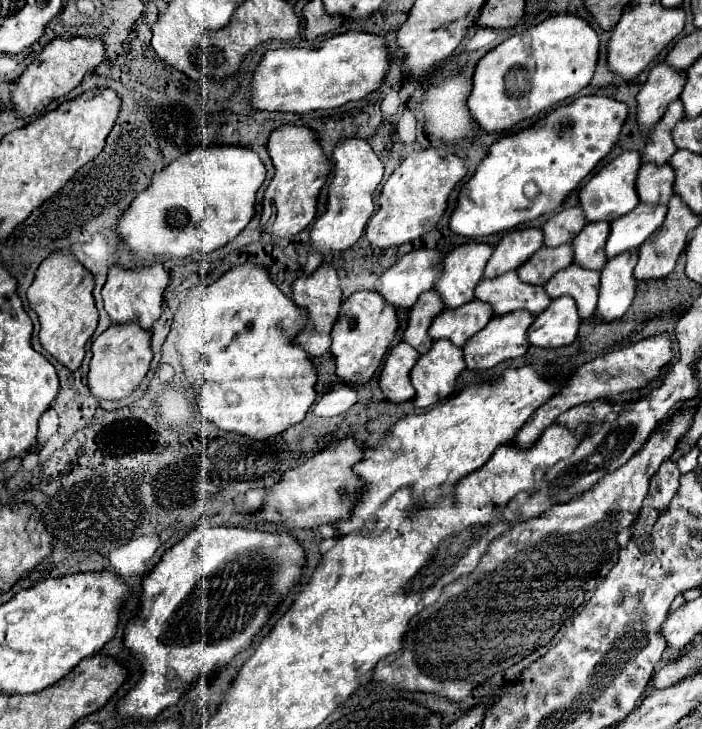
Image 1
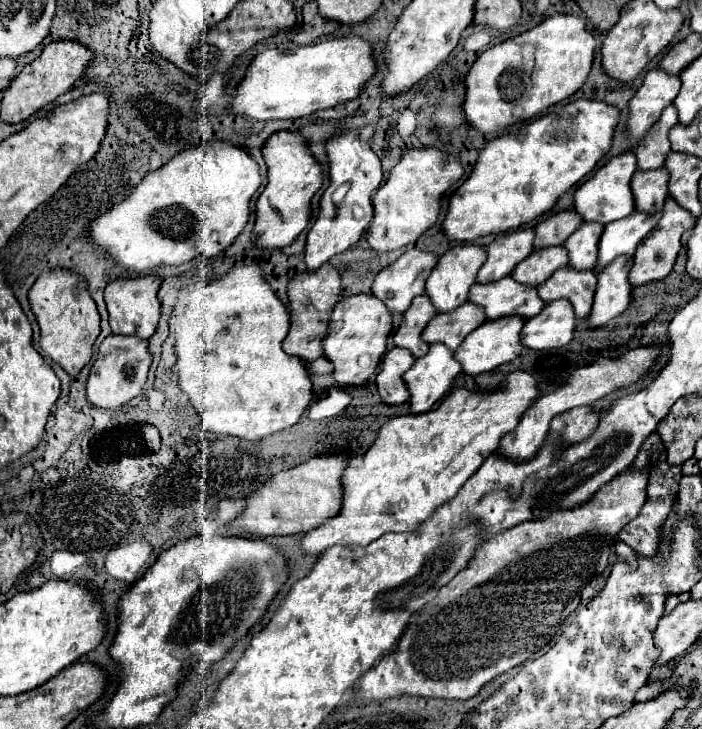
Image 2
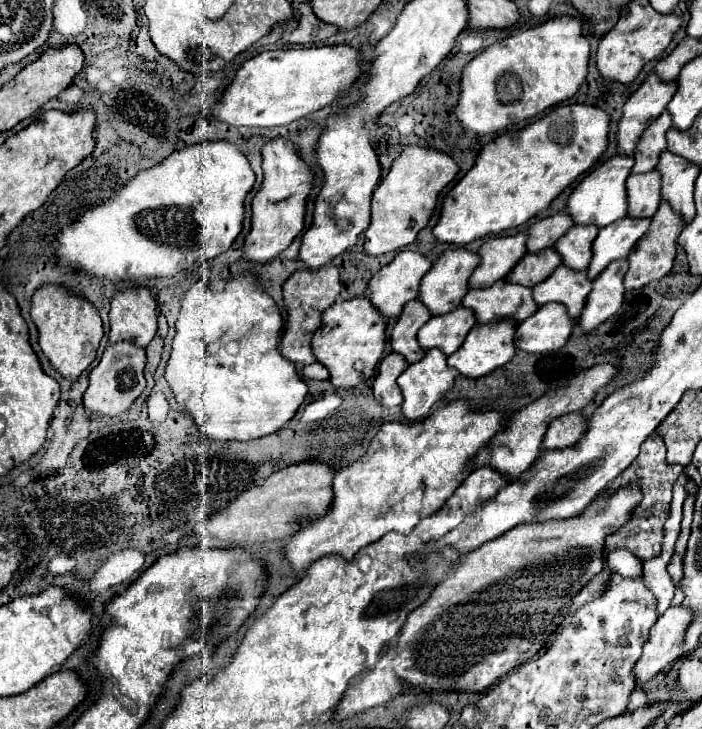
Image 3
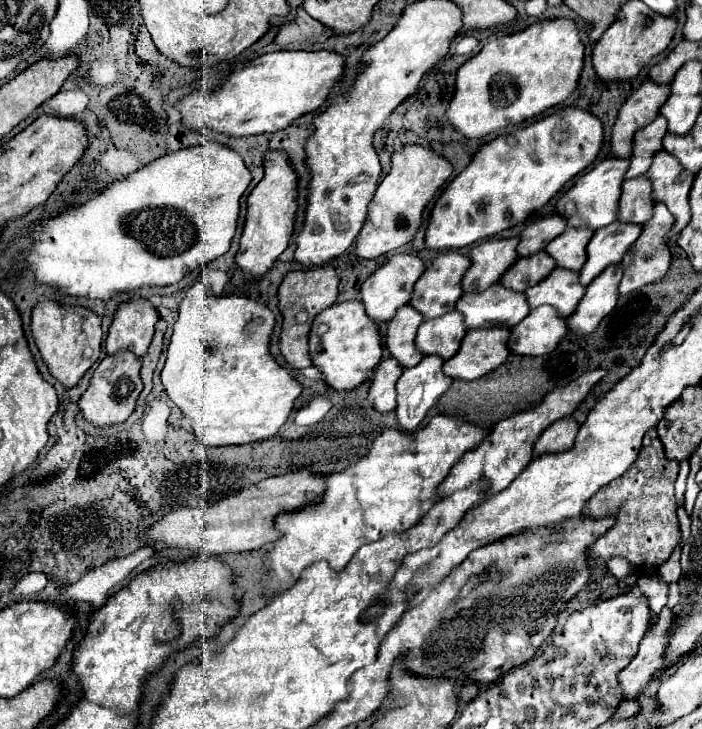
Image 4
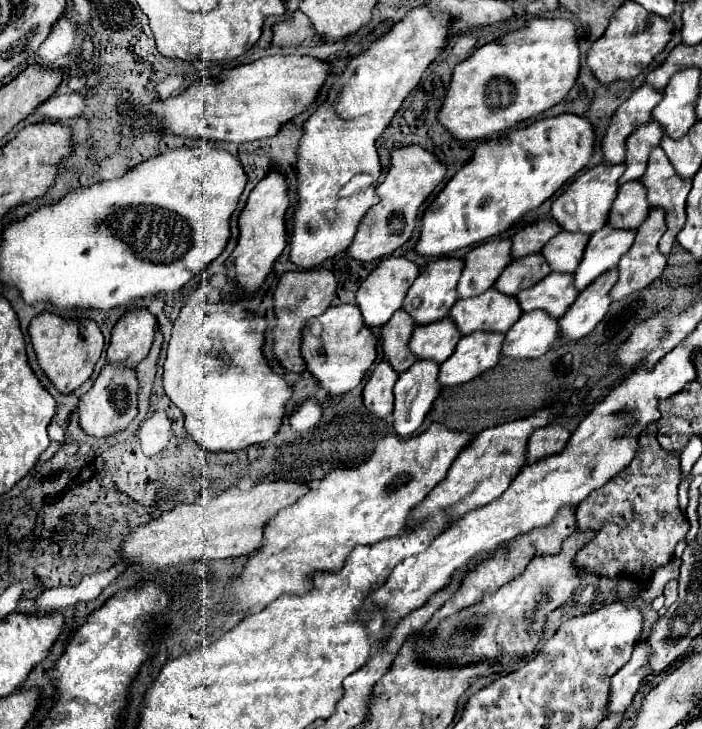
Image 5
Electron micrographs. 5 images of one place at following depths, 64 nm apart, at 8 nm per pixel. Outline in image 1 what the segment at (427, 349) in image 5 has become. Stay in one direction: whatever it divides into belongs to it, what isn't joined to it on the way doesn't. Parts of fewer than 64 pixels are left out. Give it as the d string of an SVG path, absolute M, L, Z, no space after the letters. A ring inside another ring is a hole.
M472 300L460 308L444 310L438 314L428 330L432 340L450 340L456 346L462 346L472 334L482 330L492 318L492 308L480 300Z

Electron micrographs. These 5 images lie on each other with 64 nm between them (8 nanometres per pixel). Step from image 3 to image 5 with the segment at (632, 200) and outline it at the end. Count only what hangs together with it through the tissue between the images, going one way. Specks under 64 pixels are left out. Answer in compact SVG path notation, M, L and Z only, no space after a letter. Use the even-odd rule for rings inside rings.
M638 180L628 182L620 186L606 226L618 230L636 230L644 222L648 212L650 204L646 200L644 186Z

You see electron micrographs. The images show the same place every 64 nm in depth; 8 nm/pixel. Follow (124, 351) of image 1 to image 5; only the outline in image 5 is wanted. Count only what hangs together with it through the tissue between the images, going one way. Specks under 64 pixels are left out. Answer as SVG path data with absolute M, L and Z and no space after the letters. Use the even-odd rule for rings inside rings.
M106 364L98 380L94 382L94 386L80 398L80 404L78 404L80 428L92 438L108 438L116 432L126 430L138 414L136 390L138 390L138 380L136 380L134 370L124 368L124 366Z

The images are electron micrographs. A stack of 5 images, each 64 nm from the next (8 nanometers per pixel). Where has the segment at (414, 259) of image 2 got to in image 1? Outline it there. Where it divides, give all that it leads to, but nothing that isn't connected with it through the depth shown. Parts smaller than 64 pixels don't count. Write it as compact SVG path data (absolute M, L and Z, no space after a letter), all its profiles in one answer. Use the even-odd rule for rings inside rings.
M412 250L380 276L378 292L396 308L410 308L422 292L432 290L442 270L442 252Z

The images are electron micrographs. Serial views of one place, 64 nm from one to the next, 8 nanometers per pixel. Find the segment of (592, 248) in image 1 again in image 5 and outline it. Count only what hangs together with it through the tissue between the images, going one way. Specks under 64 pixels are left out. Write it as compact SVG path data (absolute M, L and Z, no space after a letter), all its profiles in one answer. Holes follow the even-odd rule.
M558 232L544 248L542 248L542 256L546 258L548 266L552 272L574 272L582 260L586 242L588 242L588 234L582 232Z

